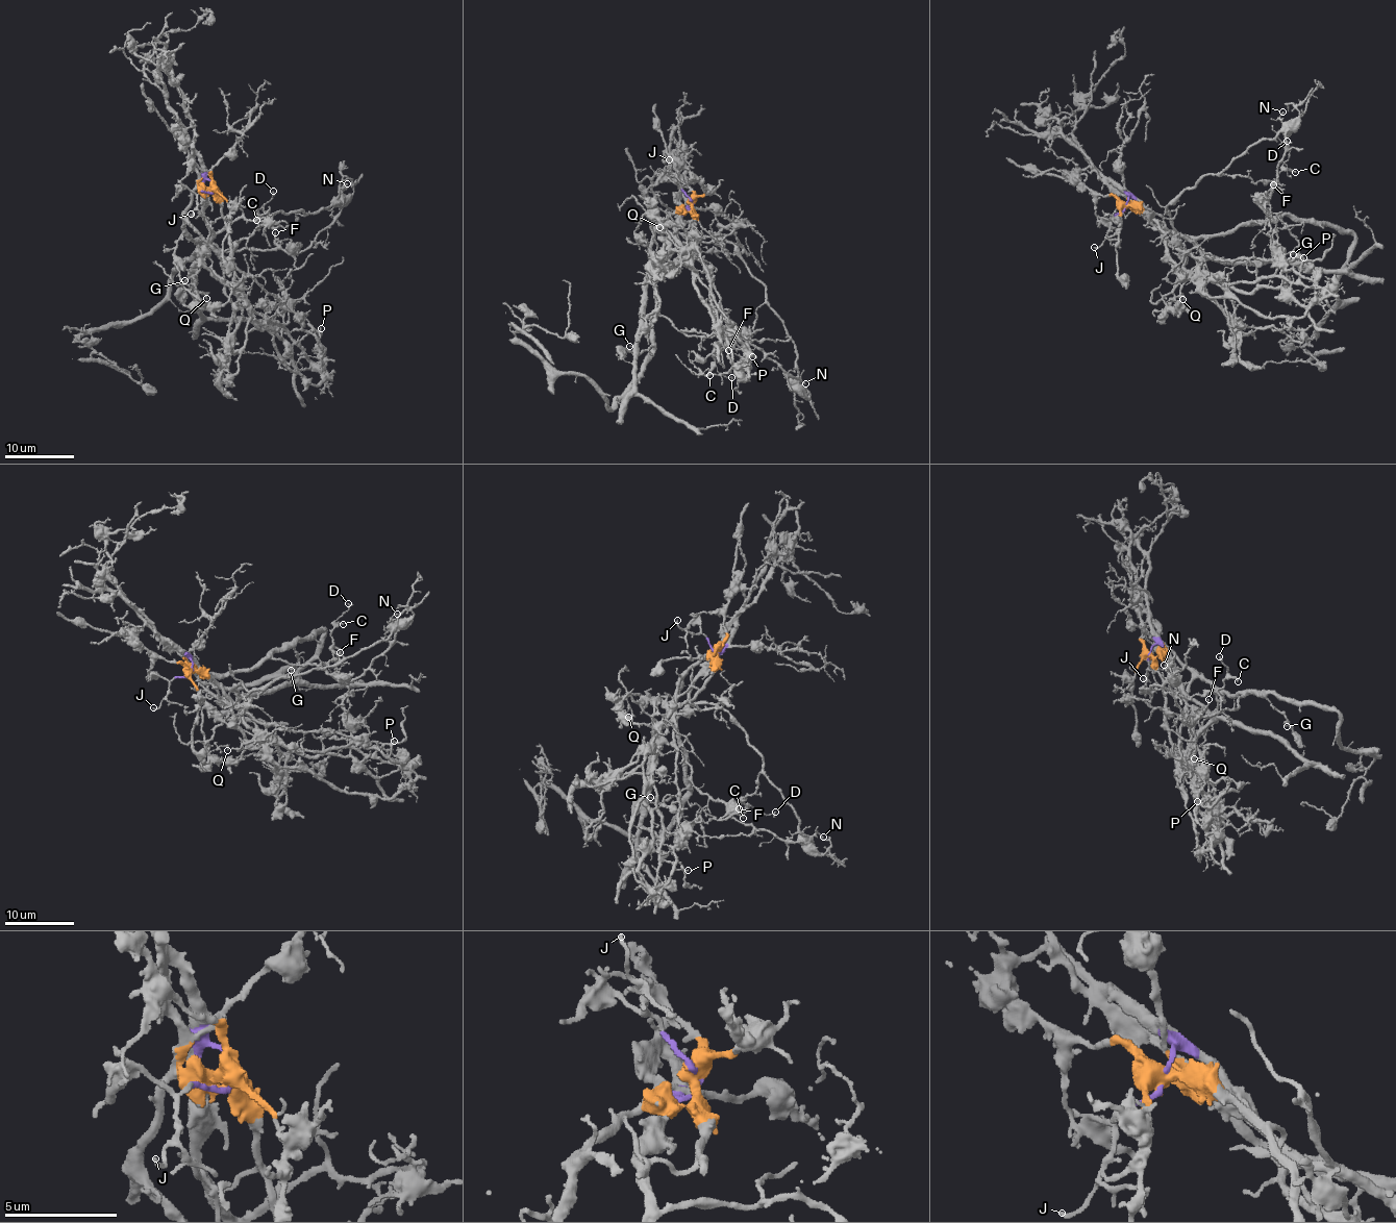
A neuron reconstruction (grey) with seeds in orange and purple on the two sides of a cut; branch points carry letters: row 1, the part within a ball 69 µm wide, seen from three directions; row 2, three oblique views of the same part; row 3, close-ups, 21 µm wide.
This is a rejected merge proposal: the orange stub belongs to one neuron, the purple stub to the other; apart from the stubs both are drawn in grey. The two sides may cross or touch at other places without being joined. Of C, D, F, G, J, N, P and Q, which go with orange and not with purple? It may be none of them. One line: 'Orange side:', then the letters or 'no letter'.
Orange side: F, G, P, Q

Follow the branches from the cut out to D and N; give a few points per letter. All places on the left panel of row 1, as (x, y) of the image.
D: (214, 188), (205, 179), (202, 186), (214, 231), (241, 218), (303, 215), (281, 227), (258, 223), (273, 191)
N: (214, 188), (205, 179), (202, 186), (216, 231), (241, 218), (341, 206), (347, 182)

